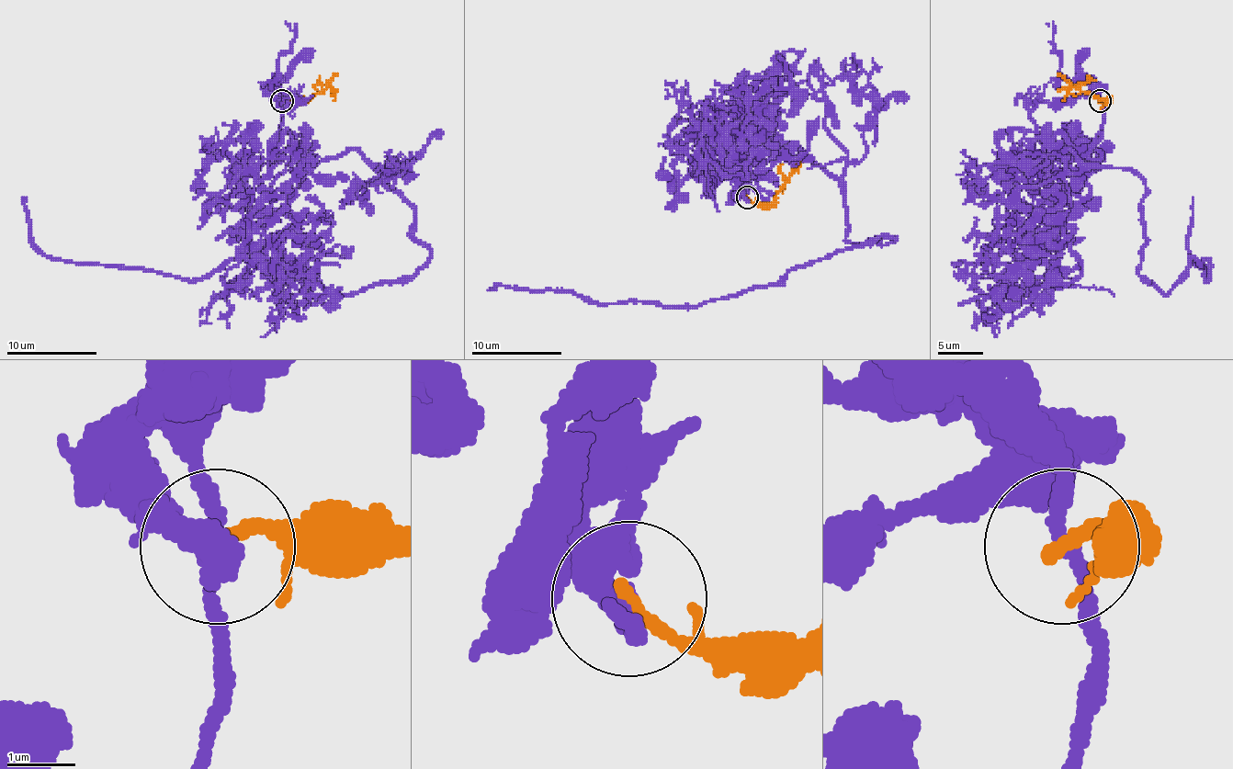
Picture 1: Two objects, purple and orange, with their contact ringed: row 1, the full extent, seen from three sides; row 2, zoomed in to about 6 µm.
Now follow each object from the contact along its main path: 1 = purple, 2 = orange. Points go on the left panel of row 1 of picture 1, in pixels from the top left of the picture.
1: (281, 100), (274, 148), (357, 150), (413, 210), (412, 276), (49, 258), (22, 197)
2: (281, 100), (306, 100), (326, 86), (337, 73)

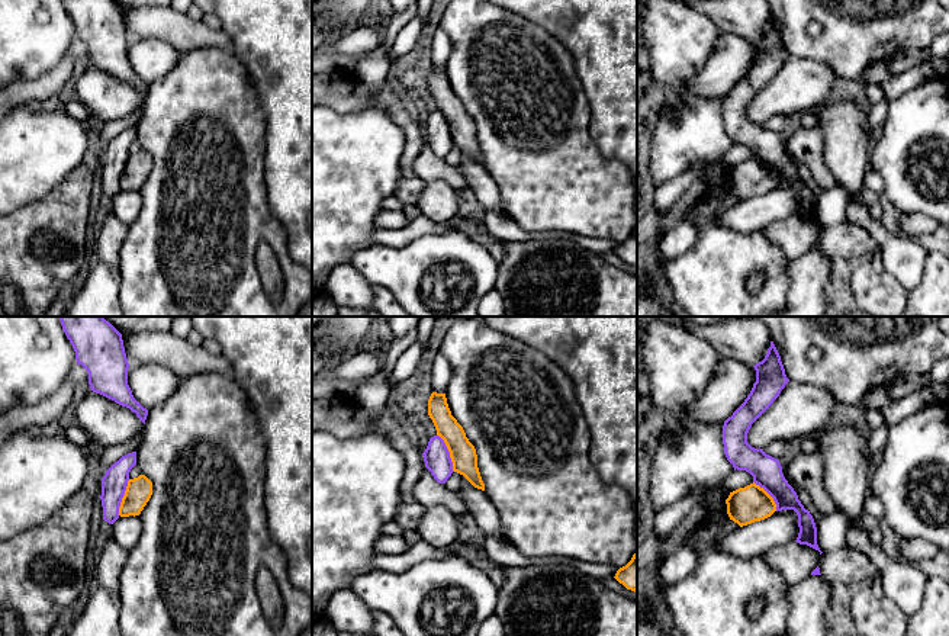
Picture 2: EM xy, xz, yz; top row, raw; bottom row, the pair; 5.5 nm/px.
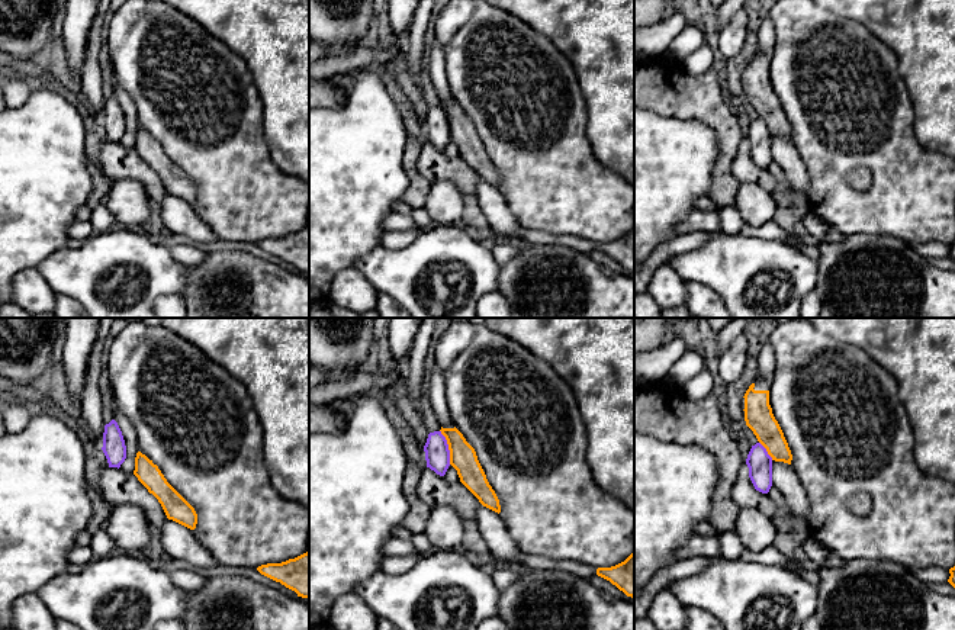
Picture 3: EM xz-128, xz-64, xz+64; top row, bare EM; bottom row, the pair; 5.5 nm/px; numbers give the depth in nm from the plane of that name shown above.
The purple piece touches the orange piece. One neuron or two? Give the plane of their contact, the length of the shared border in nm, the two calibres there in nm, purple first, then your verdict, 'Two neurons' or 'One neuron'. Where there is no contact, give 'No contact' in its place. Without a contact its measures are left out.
Touches purple in xz. Shared border 220 nm. Thickness 150 nm (purple) against 140 nm. Two neurons

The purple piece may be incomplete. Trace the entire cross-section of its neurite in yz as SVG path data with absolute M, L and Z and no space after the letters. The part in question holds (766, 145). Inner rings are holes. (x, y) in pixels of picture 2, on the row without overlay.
M771 16L765 33L753 42L756 45L756 57L750 68L733 90L724 96L724 129L734 145L749 147L753 151L753 157L773 173L776 186L794 184L797 187L800 208L795 216L807 219L821 229L823 227L817 219L814 193L785 154L779 135L747 118L747 107L752 99L773 78L789 57L773 16Z

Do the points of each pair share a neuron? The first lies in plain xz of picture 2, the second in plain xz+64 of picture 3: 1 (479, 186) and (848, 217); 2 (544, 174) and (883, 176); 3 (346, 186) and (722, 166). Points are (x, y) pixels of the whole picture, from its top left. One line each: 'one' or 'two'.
1: two
2: one
3: two

